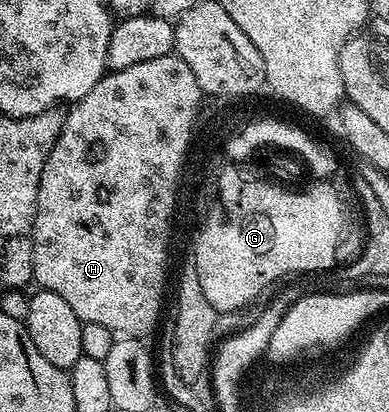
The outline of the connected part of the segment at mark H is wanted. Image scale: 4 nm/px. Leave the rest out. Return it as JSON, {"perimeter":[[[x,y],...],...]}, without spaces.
{"perimeter":[[[176,54],[163,58],[151,58],[148,62],[135,62],[135,66],[127,66],[123,70],[114,72],[106,71],[95,86],[83,99],[72,105],[73,109],[65,112],[63,130],[51,146],[51,154],[47,154],[47,162],[43,162],[43,174],[39,178],[39,194],[37,195],[37,213],[33,219],[33,280],[44,291],[59,294],[71,310],[81,319],[82,324],[96,322],[98,326],[107,326],[121,338],[145,338],[145,335],[162,319],[156,310],[157,288],[161,276],[161,260],[165,244],[165,222],[169,213],[170,200],[173,192],[173,177],[178,176],[181,152],[188,148],[185,139],[189,133],[190,121],[199,113],[194,107],[197,104],[197,86],[194,74],[187,62]]]}

